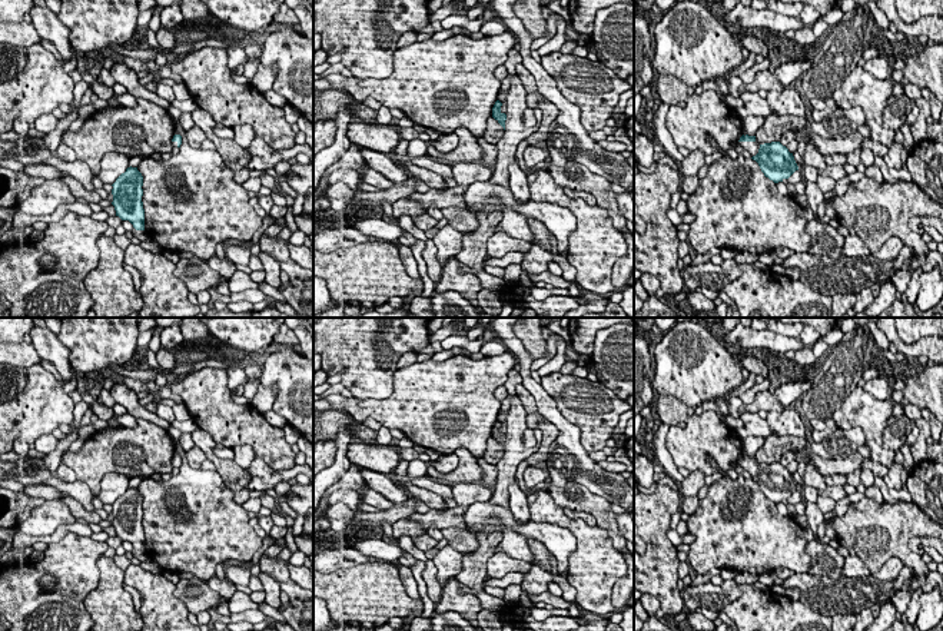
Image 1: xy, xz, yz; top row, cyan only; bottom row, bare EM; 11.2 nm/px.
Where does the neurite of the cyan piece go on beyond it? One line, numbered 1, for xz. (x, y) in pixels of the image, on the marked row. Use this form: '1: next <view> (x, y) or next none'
1: next none

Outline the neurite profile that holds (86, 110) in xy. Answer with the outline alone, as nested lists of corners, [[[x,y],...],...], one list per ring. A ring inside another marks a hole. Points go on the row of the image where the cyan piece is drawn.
[[[92,103],[82,106],[77,110],[77,119],[72,122],[72,124],[69,126],[69,130],[72,132],[77,132],[83,122],[94,112],[94,107],[92,106]]]

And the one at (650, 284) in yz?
[[[641,273],[640,280],[648,295],[655,295],[660,289],[660,280],[650,273]]]

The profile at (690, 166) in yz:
[[[697,149],[690,152],[681,162],[681,173],[685,176],[697,176],[698,170],[705,165],[705,155]]]

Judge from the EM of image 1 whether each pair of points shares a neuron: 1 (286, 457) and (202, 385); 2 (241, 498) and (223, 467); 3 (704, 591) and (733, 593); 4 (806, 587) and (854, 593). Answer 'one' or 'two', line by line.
1: one
2: one
3: one
4: one

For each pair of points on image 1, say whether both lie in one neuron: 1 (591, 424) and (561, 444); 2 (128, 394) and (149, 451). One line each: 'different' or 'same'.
1: different
2: different

